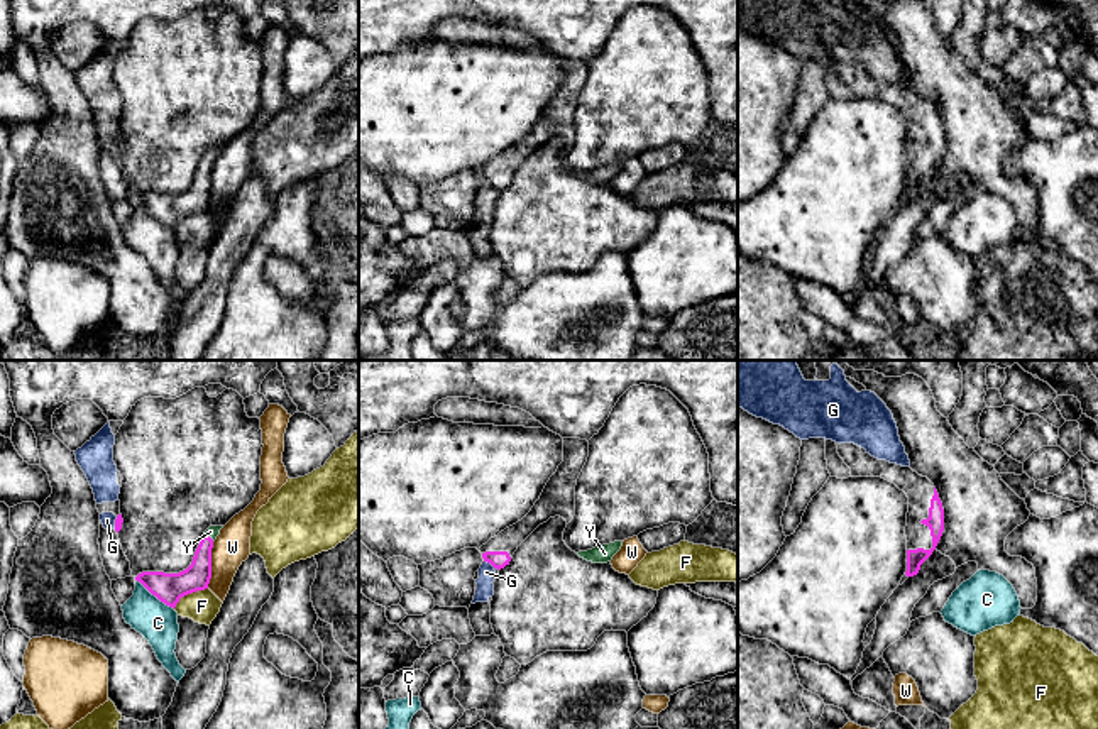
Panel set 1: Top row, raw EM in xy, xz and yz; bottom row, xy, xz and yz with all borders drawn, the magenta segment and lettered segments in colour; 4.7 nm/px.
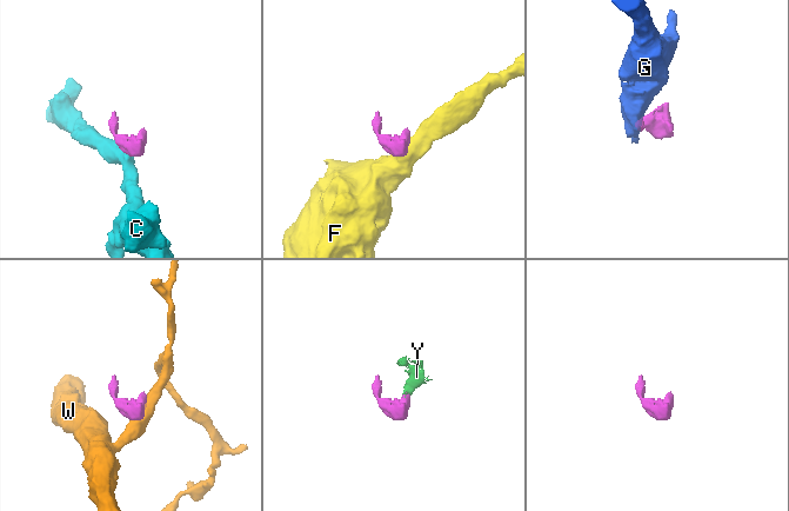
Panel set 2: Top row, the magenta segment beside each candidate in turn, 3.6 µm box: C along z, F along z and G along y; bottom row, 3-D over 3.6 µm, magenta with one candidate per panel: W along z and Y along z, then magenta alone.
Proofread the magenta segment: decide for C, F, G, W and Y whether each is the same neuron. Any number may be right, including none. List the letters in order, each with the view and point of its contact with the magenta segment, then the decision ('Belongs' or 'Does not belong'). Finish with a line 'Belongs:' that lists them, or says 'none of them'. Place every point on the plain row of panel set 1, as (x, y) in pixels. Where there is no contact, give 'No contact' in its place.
C: Touches magenta at xy (154, 215). Does not belong
F: Touches magenta at xy (188, 213). Does not belong
G: Touches magenta at xz (489, 183). Does not belong
W: Touches magenta at xy (210, 186). Does not belong
Y: Touches magenta at xy (208, 158). Belongs
Belongs: Y

